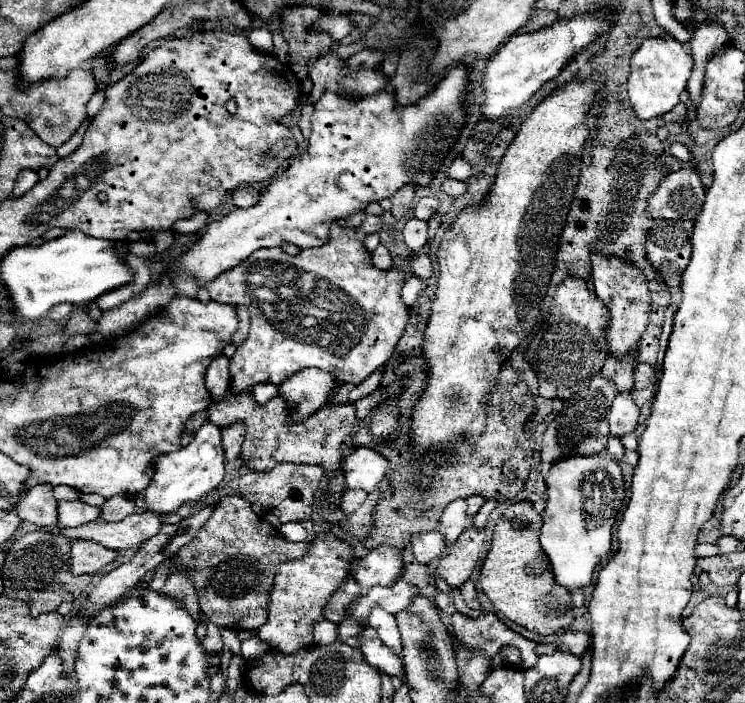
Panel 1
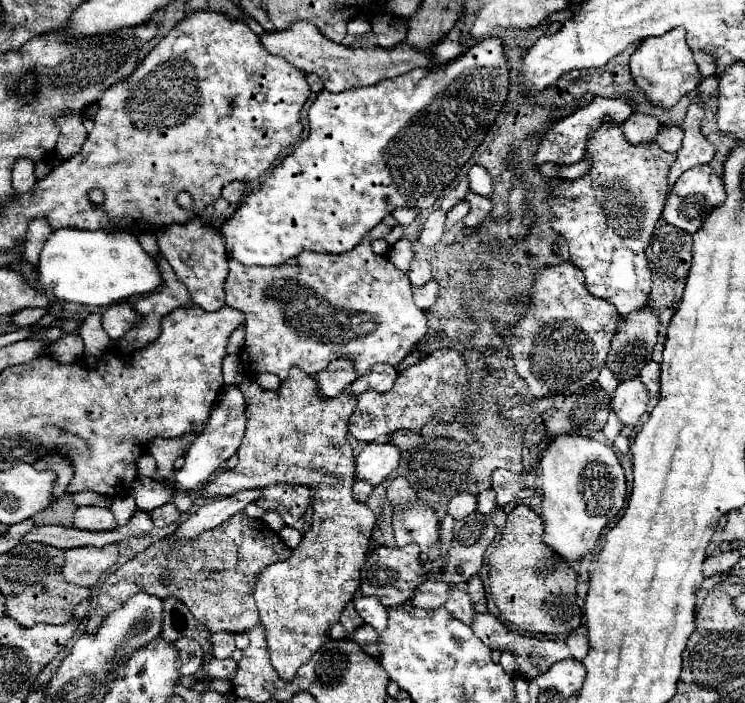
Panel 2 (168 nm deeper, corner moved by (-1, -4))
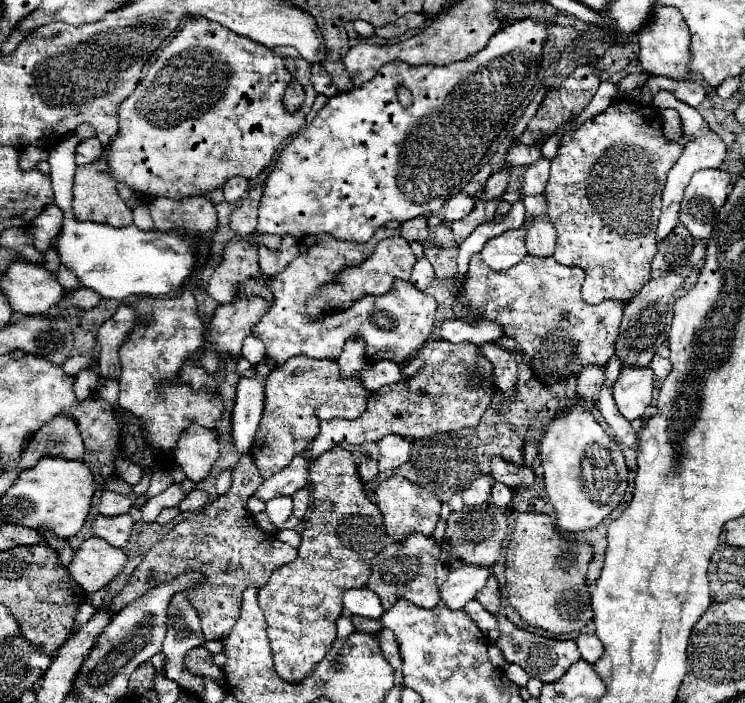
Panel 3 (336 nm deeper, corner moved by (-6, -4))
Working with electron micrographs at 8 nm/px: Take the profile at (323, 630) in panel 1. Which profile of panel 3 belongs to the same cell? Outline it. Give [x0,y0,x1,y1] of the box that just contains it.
[336,616,356,638]

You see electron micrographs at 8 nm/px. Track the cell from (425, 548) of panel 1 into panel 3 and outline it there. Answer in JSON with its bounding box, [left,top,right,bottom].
[374,474,442,540]

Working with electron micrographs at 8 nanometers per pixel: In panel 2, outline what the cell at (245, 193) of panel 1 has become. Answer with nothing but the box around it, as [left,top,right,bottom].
[221,182,245,204]

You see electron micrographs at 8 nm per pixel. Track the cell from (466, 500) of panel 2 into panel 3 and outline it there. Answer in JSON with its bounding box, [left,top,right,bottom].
[462,476,494,506]

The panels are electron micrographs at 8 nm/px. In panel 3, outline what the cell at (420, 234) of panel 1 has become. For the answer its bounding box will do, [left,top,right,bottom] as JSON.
[444,192,476,222]

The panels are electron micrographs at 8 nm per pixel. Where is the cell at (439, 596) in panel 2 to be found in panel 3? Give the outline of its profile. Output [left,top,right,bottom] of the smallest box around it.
[440,564,492,610]

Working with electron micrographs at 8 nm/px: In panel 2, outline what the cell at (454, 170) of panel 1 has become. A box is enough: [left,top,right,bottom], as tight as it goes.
[467,166,493,196]

